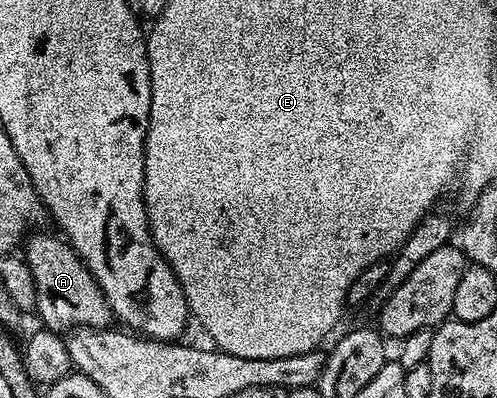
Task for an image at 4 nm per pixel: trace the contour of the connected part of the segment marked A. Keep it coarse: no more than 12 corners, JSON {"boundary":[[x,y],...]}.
{"boundary":[[29,234],[22,258],[45,328],[106,327],[106,297],[59,234]]}

